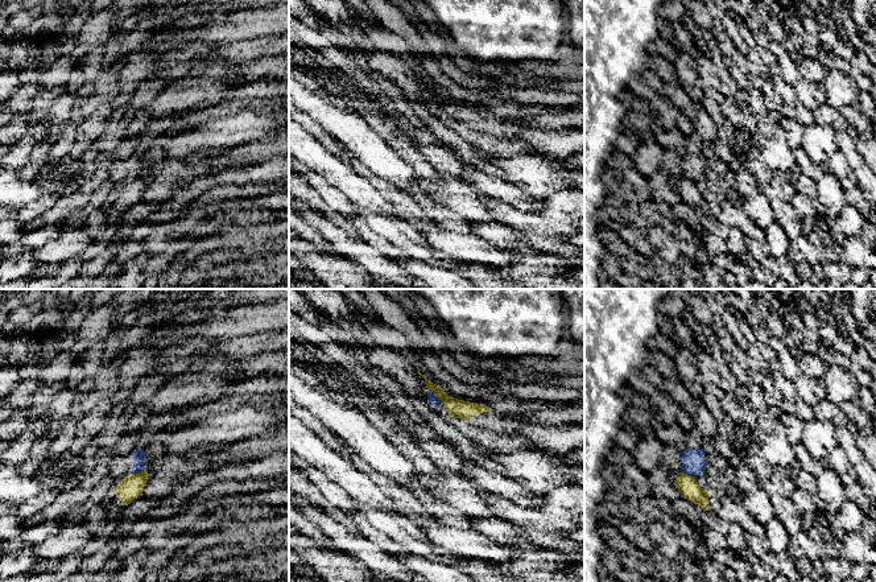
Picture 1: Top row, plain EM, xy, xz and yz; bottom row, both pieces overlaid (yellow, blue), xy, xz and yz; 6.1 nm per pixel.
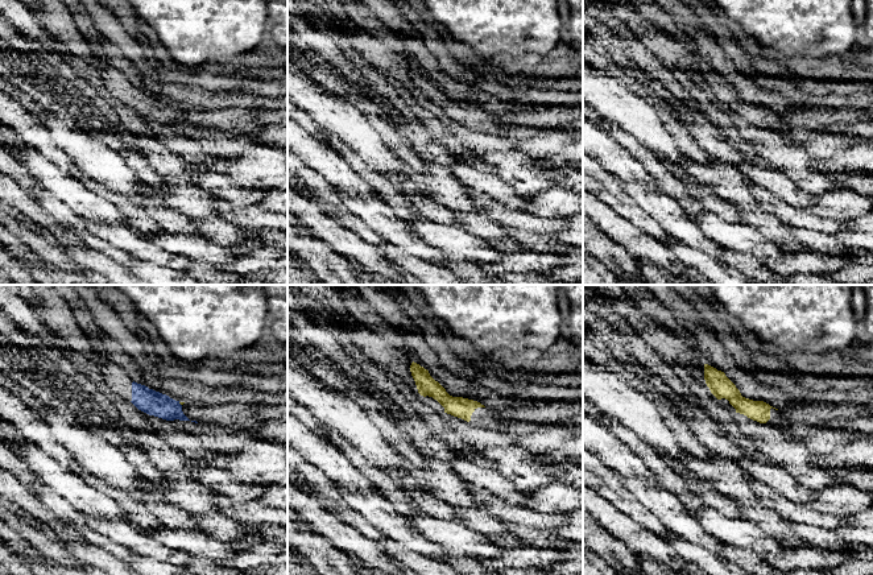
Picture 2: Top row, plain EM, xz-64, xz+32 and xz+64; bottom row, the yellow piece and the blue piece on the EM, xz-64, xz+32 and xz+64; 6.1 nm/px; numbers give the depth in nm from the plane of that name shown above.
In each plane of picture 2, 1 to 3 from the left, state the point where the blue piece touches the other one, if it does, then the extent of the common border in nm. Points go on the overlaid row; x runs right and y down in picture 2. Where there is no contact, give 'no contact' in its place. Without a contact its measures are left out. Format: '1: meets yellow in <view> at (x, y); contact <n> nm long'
1: no contact
2: no contact
3: no contact

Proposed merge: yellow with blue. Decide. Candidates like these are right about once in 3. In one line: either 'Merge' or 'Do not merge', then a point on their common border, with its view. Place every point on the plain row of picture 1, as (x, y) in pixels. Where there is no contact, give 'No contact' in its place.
Do not merge. Touches yellow at xz (437, 102)

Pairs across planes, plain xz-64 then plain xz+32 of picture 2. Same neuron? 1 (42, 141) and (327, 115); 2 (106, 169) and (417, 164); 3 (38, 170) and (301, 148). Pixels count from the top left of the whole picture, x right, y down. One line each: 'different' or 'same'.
1: different
2: different
3: same

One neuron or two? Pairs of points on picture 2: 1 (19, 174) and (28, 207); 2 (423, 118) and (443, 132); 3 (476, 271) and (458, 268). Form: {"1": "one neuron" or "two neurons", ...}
{"1": "two neurons", "2": "one neuron", "3": "one neuron"}

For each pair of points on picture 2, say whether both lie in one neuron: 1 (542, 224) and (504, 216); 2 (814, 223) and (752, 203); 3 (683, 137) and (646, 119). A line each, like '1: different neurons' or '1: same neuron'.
1: same neuron
2: different neurons
3: different neurons

